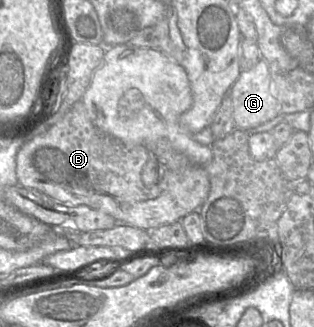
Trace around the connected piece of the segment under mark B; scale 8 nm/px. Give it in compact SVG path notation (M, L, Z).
M79 100L45 134L32 138L18 150L17 185L37 190L67 206L88 206L112 216L118 223L147 231L181 221L203 205L210 191L205 168L192 164L179 171L166 169L156 185L145 186L141 172L149 154L142 145L124 144L99 130Z

